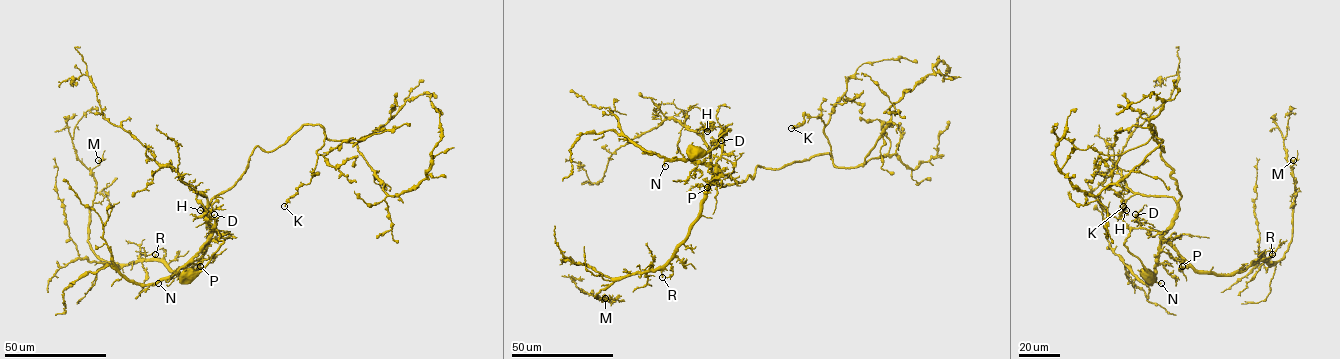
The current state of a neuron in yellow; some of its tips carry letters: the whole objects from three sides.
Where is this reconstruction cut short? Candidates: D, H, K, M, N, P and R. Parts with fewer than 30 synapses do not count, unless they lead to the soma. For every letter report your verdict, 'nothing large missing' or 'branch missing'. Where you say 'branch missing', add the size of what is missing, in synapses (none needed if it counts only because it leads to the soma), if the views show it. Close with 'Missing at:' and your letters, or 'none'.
D: nothing large missing
H: nothing large missing
K: nothing large missing
M: nothing large missing
N: branch missing | 35 syn
P: nothing large missing
R: nothing large missing
Missing at: N

